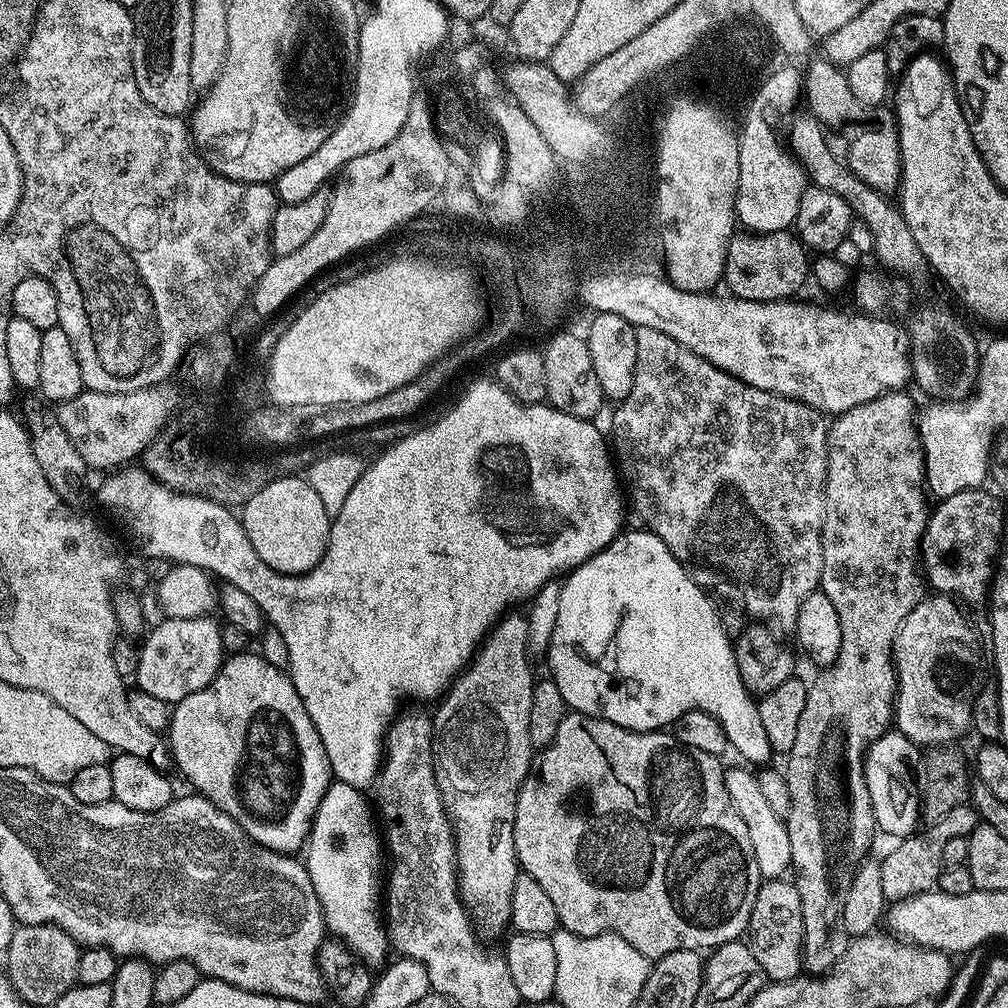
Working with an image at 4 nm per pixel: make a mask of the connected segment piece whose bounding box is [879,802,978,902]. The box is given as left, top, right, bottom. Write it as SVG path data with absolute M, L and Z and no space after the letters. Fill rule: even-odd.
M965 802L954 806L946 818L935 821L932 828L925 836L913 834L901 839L900 844L885 860L879 861L880 873L882 874L882 894L885 901L895 902L898 900L908 900L911 896L917 896L920 892L933 891L940 883L940 873L945 867L944 851L946 842L950 842L959 836L967 837L976 828L978 817L976 809L971 803Z

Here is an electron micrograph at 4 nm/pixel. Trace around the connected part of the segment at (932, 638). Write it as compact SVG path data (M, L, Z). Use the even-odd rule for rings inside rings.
M932 594L906 614L892 647L892 665L896 668L896 702L894 705L895 731L908 739L909 745L932 744L948 746L972 727L972 707L982 691L980 685L980 652L972 637L972 628L964 612L951 600L953 597Z

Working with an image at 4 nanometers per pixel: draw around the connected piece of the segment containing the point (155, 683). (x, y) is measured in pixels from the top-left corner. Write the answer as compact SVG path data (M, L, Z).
M212 616L161 619L161 624L152 633L149 631L143 637L144 644L139 645L135 687L154 698L162 698L170 706L206 687L220 672L220 665L226 659L220 633L222 624L217 620Z

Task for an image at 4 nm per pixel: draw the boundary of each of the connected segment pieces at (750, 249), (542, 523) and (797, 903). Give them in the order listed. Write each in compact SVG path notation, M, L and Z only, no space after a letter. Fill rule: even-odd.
M785 230L783 232L766 232L763 234L736 234L728 242L728 253L726 254L726 266L724 267L723 283L728 284L727 291L733 296L742 298L743 300L786 300L795 297L796 291L803 286L804 283L809 283L810 280L810 252L800 243L799 236L793 234L791 231Z
M495 379L476 380L464 392L464 397L453 406L449 412L444 412L437 418L433 424L428 424L425 428L409 431L407 436L401 436L394 444L388 445L379 453L380 456L376 461L369 463L364 469L362 478L358 478L358 482L354 482L354 490L350 490L350 495L346 497L346 502L342 502L342 510L338 510L338 514L331 521L328 529L328 545L324 551L324 557L318 562L318 566L314 566L310 571L302 573L300 576L291 576L285 572L274 570L270 566L266 566L266 562L262 562L262 558L258 558L258 554L254 550L254 546L250 546L250 538L246 538L246 530L244 529L243 519L233 509L226 507L224 504L219 504L213 500L207 500L201 496L187 496L185 492L176 492L172 488L160 483L155 476L151 476L149 472L144 471L140 466L124 466L119 470L113 471L100 484L100 489L96 492L96 500L108 512L113 512L122 523L128 527L128 532L132 535L132 540L145 552L146 555L152 556L153 561L167 560L172 564L185 564L186 566L198 566L203 572L211 574L219 581L238 586L238 590L242 590L245 594L250 594L250 598L254 598L254 602L258 602L258 606L262 610L265 621L271 627L278 629L282 634L282 639L286 642L286 647L289 651L289 668L286 671L287 675L292 677L292 685L294 690L298 690L298 698L302 698L302 706L306 706L306 714L310 714L310 722L314 722L314 730L318 730L318 738L322 738L322 746L326 746L326 758L332 767L332 775L339 783L349 784L361 790L368 790L376 783L376 777L380 774L380 766L384 759L386 751L386 737L388 735L388 725L392 723L397 715L399 706L403 700L432 700L436 702L443 697L444 693L452 686L452 681L464 671L472 662L472 657L476 655L479 647L484 642L484 637L487 636L490 629L495 626L500 620L500 617L509 611L511 604L516 604L519 600L527 601L535 596L536 592L542 585L553 578L559 577L561 574L567 574L573 568L577 568L582 562L586 562L594 554L598 554L604 547L608 545L616 536L619 536L624 524L624 504L626 508L626 496L622 491L621 481L618 479L617 469L614 467L613 457L610 455L610 444L604 436L595 428L595 423L592 420L583 420L582 418L574 418L570 414L562 414L562 410L552 407L551 404L545 402L543 404L524 404L521 400L517 400L504 388L504 385L497 382Z
M791 879L764 880L754 898L754 910L748 919L746 943L752 949L758 966L772 982L795 980L801 975L804 963L804 927L802 902Z

